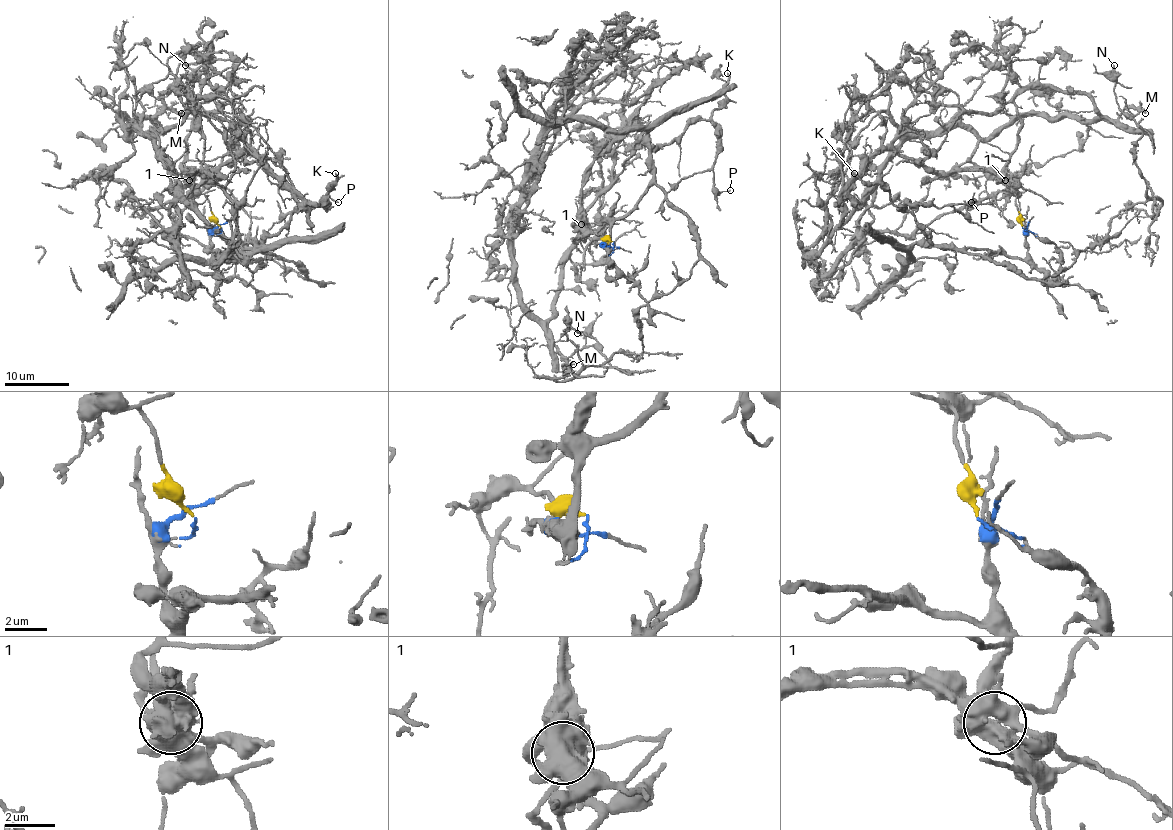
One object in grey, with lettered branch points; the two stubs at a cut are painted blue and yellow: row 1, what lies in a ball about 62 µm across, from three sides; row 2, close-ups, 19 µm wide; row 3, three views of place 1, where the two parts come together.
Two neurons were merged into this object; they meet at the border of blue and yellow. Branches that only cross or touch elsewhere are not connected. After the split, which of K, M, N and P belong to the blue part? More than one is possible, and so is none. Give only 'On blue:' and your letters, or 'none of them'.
On blue: K, P

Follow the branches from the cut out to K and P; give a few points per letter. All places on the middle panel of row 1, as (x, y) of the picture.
K: (614, 241), (602, 245), (609, 227), (633, 208), (652, 177), (651, 153), (720, 106), (726, 72)
P: (614, 241), (602, 245), (652, 177), (651, 153), (697, 121), (717, 127), (714, 187), (730, 190)

